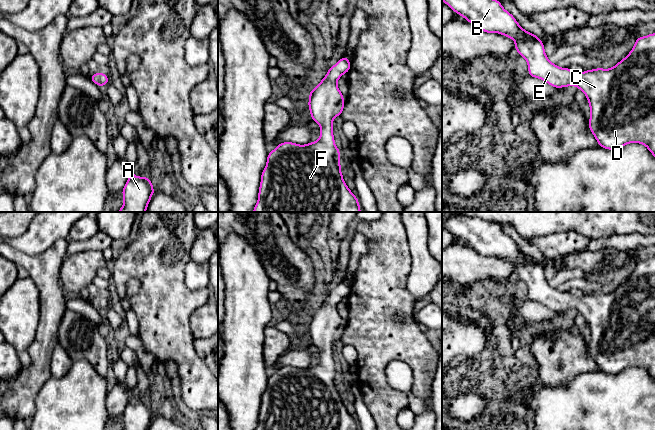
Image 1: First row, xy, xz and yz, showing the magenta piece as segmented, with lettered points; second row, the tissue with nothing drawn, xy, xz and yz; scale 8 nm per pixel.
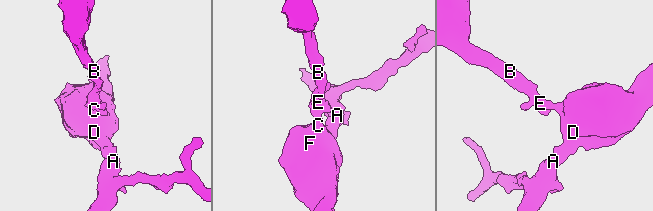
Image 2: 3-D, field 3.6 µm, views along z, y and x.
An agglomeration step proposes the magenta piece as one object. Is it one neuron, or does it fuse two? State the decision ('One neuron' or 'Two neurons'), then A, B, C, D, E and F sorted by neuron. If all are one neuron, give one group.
One neuron. Groups: A B C D E F

